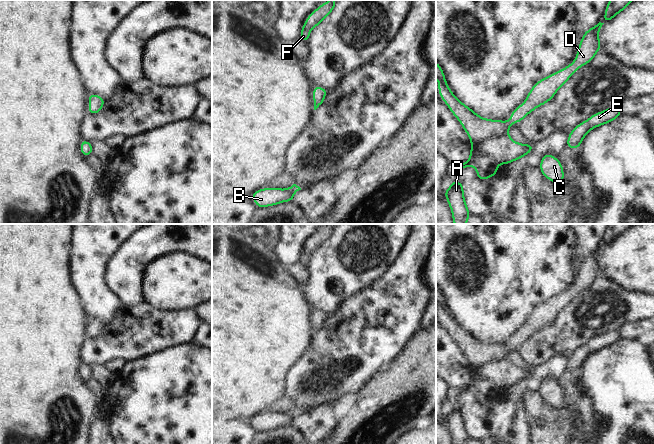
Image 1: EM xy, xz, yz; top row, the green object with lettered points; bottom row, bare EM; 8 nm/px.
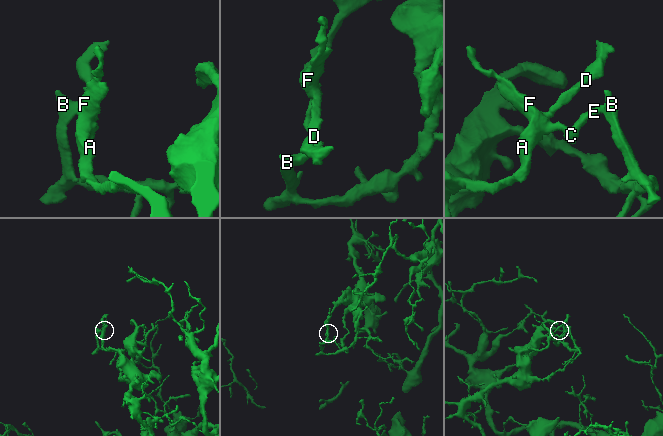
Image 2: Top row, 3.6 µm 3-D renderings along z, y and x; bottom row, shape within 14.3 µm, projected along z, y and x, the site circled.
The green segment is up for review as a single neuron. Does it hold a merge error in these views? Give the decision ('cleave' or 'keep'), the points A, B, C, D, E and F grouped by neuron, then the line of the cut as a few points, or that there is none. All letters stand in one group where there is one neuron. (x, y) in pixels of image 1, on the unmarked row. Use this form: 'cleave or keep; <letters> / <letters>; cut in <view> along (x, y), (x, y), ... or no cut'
keep; A B C D E F; no cut

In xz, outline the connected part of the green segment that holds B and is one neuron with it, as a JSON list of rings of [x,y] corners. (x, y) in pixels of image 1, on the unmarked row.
[[[293,408],[289,412],[261,412],[251,418],[254,427],[258,432],[275,430],[283,426],[292,426],[297,415],[301,414],[299,410]]]

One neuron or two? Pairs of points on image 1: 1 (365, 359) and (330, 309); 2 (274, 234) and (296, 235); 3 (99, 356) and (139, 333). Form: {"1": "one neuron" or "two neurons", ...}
{"1": "two neurons", "2": "two neurons", "3": "one neuron"}

